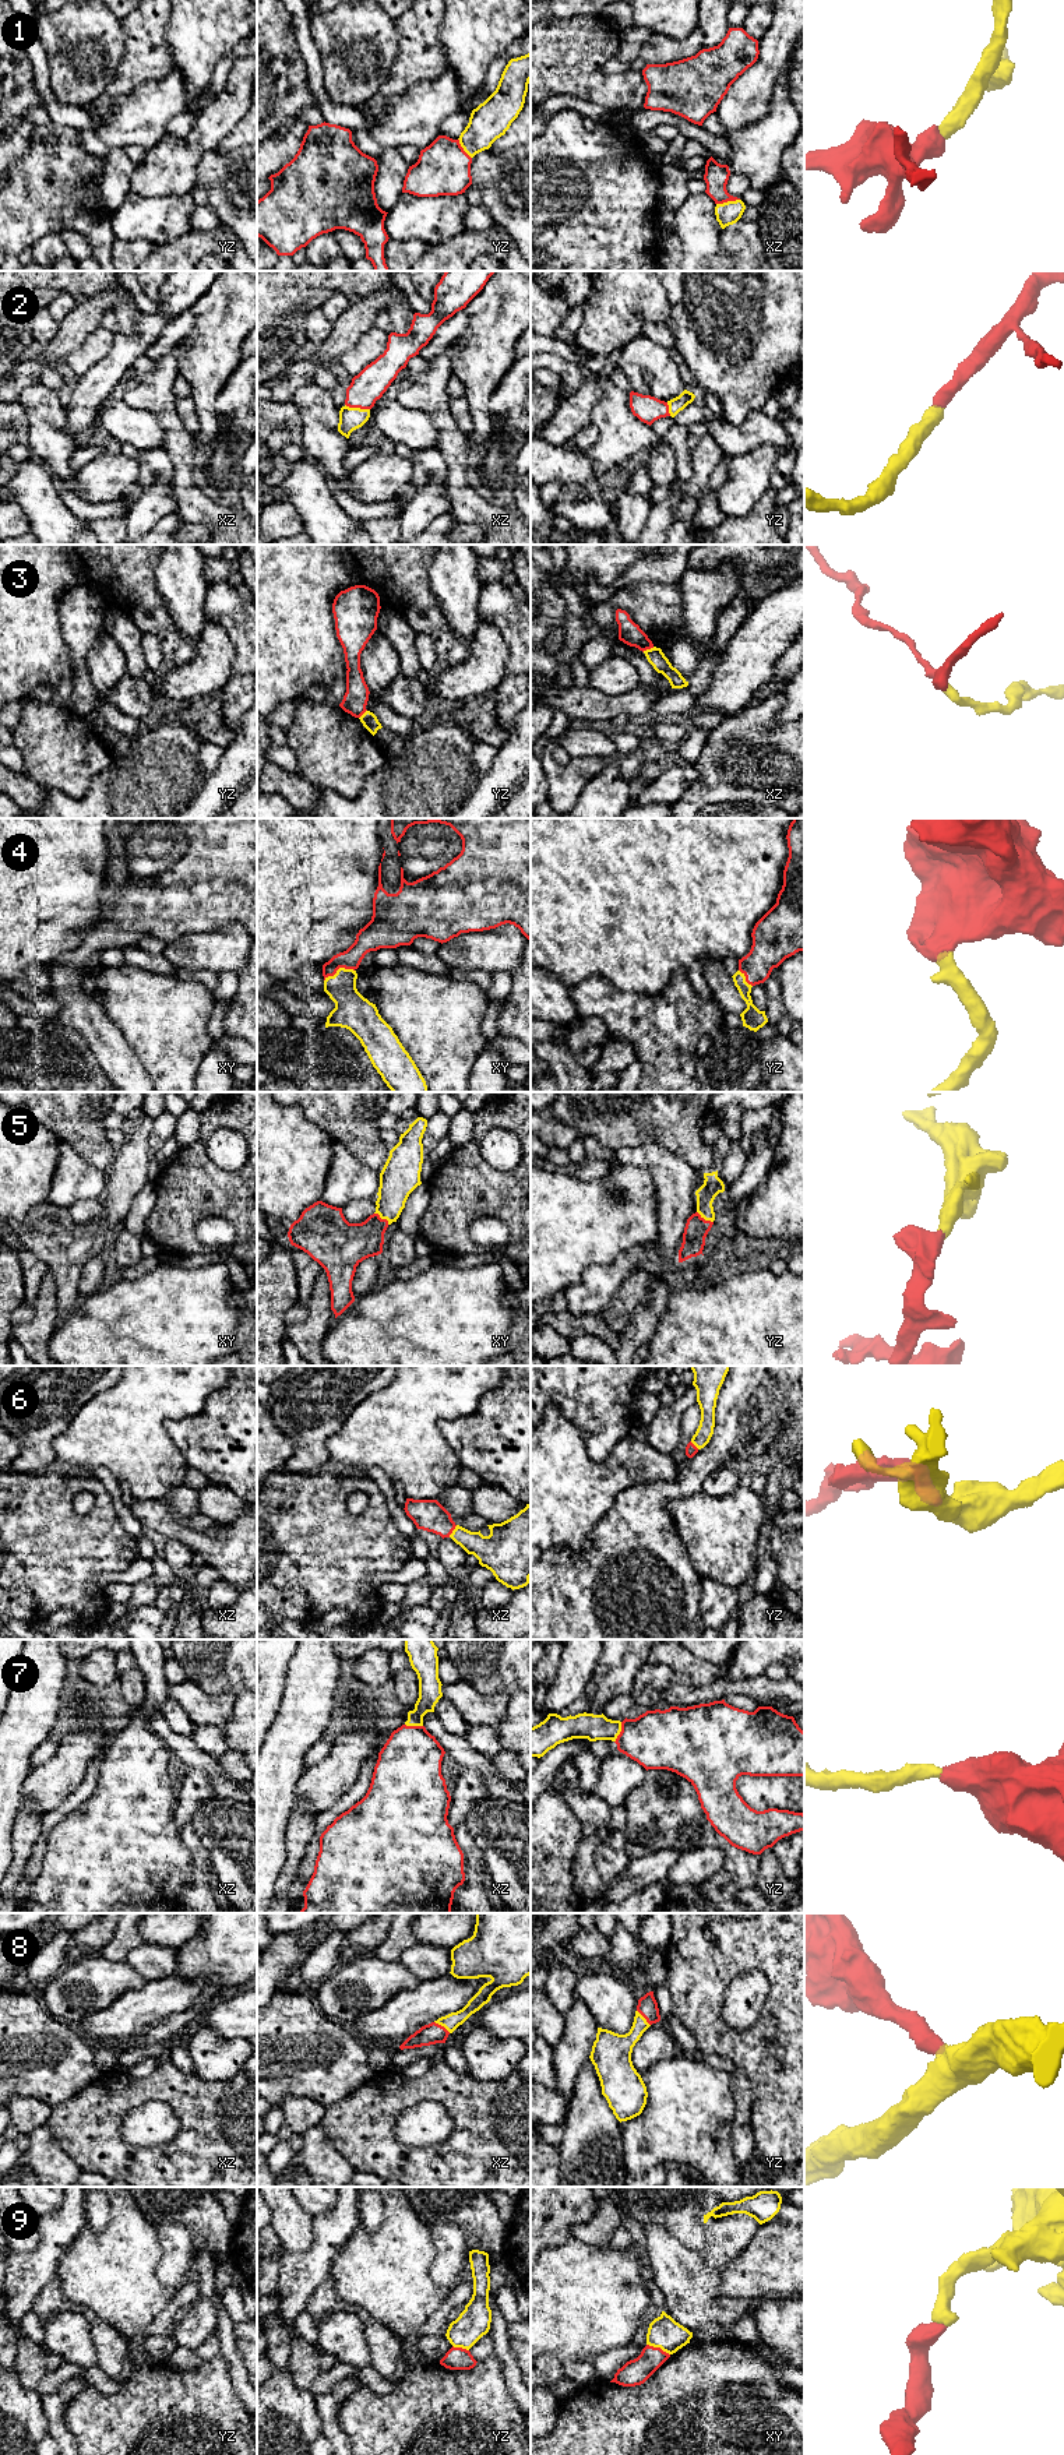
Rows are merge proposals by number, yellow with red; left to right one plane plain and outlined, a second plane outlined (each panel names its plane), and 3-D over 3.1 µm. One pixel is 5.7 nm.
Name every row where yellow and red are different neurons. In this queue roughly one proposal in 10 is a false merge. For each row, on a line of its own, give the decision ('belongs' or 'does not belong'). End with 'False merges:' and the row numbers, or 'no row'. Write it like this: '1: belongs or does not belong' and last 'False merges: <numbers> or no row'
1: belongs
2: belongs
3: does not belong
4: belongs
5: belongs
6: belongs
7: belongs
8: belongs
9: does not belong
False merges: 3, 9

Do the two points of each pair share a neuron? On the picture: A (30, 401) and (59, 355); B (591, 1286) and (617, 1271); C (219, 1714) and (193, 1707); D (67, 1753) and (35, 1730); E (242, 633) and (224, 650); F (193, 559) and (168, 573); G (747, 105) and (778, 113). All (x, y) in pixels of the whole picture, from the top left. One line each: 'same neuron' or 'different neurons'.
A: different neurons
B: same neuron
C: same neuron
D: different neurons
E: different neurons
F: same neuron
G: different neurons

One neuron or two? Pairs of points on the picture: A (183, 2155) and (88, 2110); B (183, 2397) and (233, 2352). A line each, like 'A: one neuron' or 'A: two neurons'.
A: one neuron
B: two neurons

